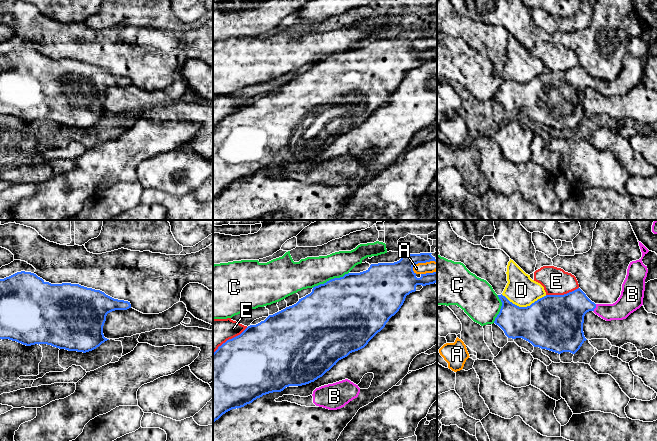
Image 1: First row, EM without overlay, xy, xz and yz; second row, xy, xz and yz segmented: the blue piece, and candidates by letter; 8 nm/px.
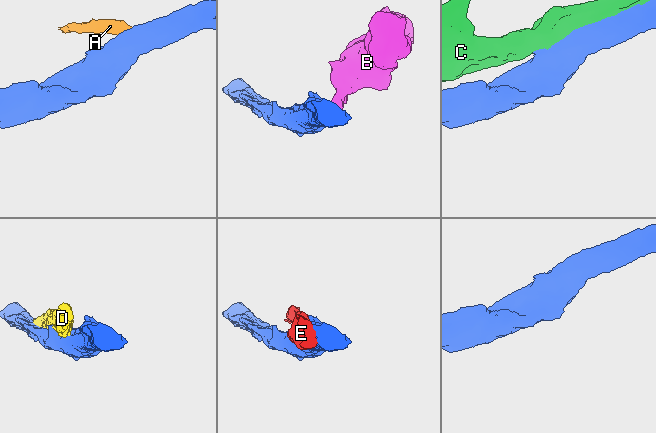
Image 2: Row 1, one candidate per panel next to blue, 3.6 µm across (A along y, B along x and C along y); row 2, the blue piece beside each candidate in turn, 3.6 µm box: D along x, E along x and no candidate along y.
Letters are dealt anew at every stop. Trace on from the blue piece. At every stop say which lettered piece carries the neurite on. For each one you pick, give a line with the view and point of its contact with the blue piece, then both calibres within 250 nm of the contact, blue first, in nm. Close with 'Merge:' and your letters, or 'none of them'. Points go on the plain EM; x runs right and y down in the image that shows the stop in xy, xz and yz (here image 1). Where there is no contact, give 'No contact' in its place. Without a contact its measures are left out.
B: Touches blue at yz (595, 83). Thickness 300 nm (blue) against 160 nm
Merge: B

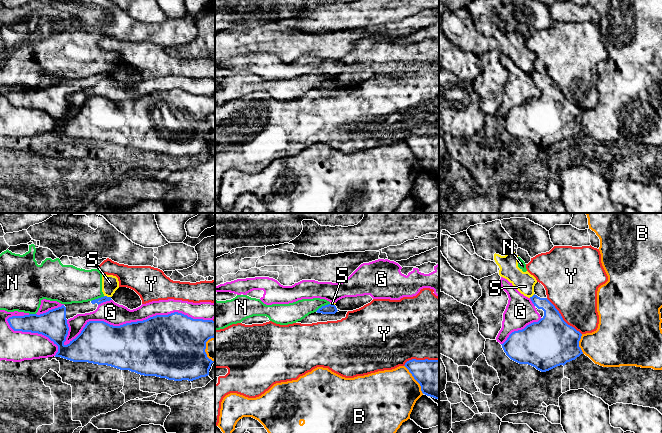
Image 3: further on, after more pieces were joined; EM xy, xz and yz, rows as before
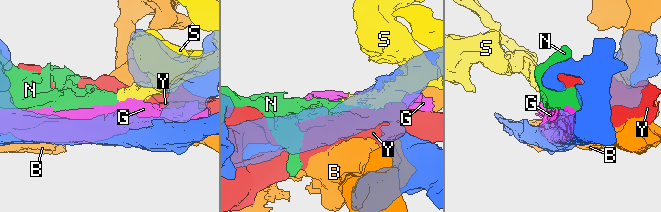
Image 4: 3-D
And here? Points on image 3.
Merge: none of them

